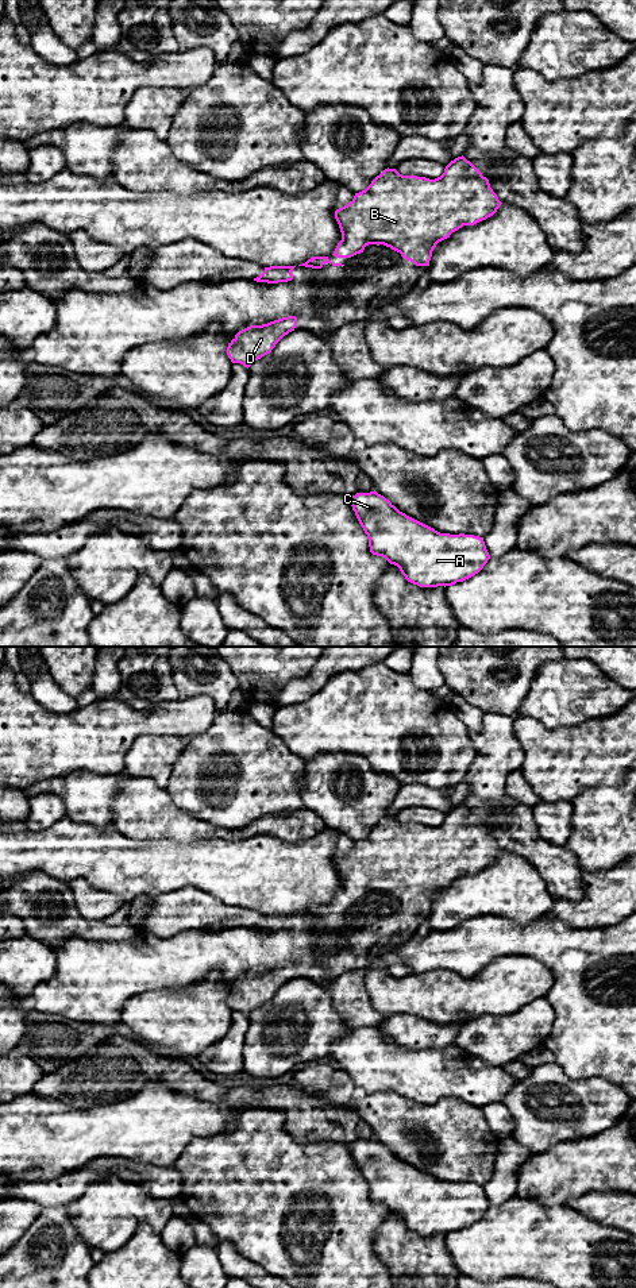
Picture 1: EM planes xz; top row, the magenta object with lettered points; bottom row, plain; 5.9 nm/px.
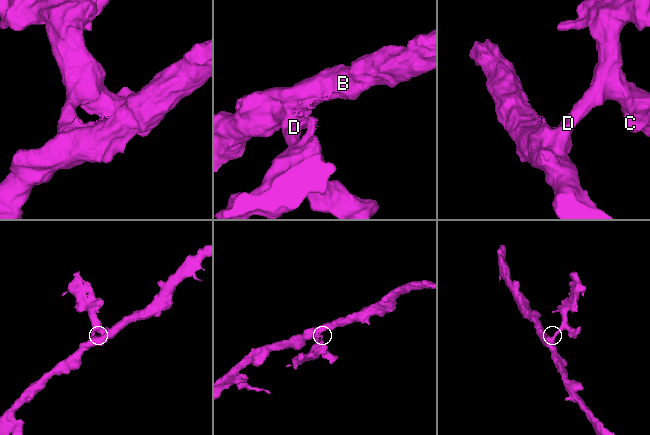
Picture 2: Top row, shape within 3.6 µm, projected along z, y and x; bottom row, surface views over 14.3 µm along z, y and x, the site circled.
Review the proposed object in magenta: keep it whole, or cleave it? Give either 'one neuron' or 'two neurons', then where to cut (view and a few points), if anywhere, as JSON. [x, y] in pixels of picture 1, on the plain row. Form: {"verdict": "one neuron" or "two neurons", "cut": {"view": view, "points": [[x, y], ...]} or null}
{"verdict": "one neuron", "cut": null}

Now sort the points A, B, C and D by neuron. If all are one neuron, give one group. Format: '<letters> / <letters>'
A B C D

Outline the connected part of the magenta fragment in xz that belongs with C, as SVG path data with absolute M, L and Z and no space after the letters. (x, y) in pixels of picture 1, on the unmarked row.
M375 1138L348 1145L352 1158L369 1187L370 1200L400 1216L405 1227L420 1235L452 1234L478 1222L490 1207L483 1185L440 1181L400 1160Z

